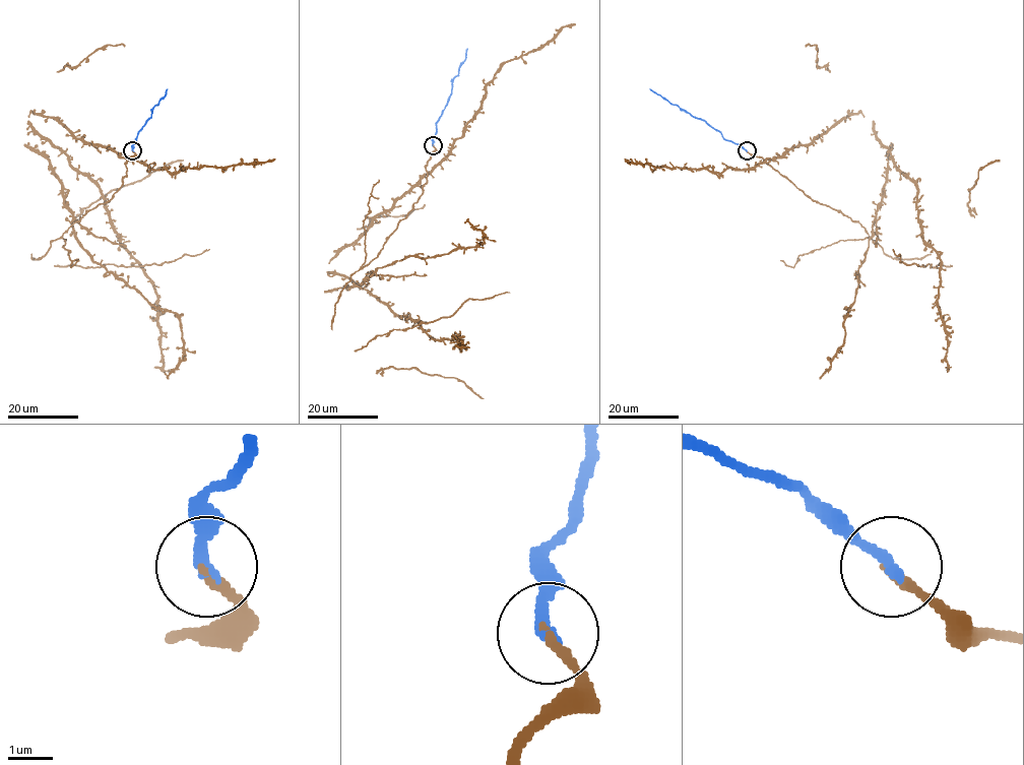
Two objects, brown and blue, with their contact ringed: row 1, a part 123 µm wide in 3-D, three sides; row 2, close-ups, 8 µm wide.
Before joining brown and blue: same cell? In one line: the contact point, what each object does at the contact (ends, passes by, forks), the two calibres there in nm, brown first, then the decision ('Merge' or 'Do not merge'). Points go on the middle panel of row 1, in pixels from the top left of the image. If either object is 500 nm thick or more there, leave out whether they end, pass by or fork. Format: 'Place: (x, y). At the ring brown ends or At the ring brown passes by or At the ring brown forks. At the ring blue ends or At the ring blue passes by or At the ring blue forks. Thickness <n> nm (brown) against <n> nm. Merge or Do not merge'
Place: (433, 145). At the ring brown ends. At the ring blue ends. Thickness 240 nm (brown) against 280 nm. Merge

